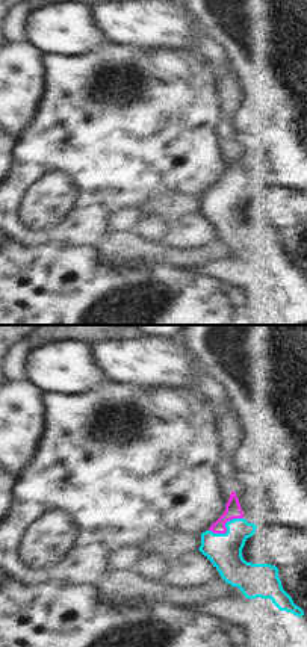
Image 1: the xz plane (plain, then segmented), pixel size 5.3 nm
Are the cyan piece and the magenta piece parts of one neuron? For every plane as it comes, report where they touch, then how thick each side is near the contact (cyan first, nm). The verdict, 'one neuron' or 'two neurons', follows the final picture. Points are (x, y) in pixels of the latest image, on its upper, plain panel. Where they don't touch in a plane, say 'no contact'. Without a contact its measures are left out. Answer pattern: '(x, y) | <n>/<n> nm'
(226, 188) | 190/90 nm

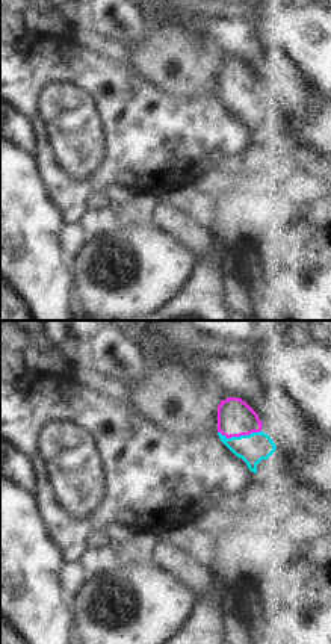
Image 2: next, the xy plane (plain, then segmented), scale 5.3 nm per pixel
(241, 97) | 150/190 nm

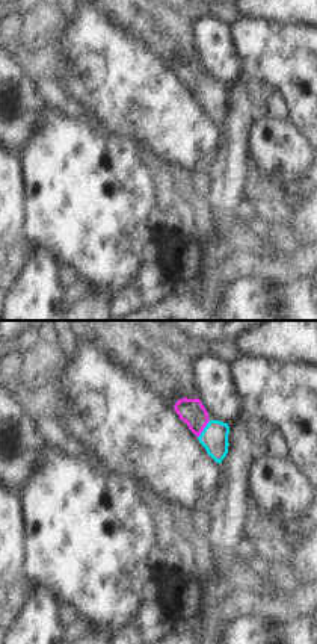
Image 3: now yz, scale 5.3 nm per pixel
(204, 91) | 140/140 nm

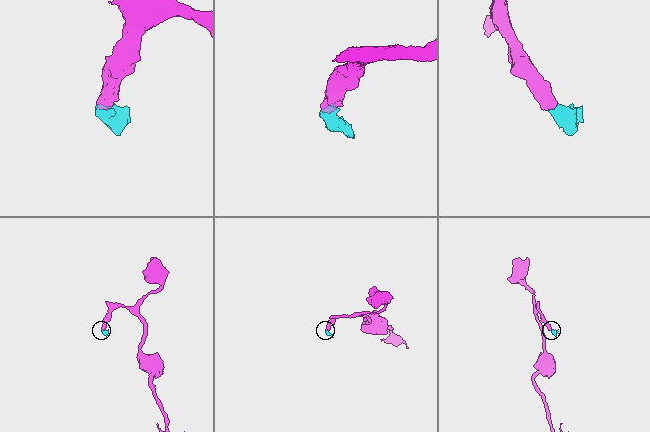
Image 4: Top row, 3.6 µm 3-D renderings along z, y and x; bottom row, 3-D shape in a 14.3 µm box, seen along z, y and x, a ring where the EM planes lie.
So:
one neuron

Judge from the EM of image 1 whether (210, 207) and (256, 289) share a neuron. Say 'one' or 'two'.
one

